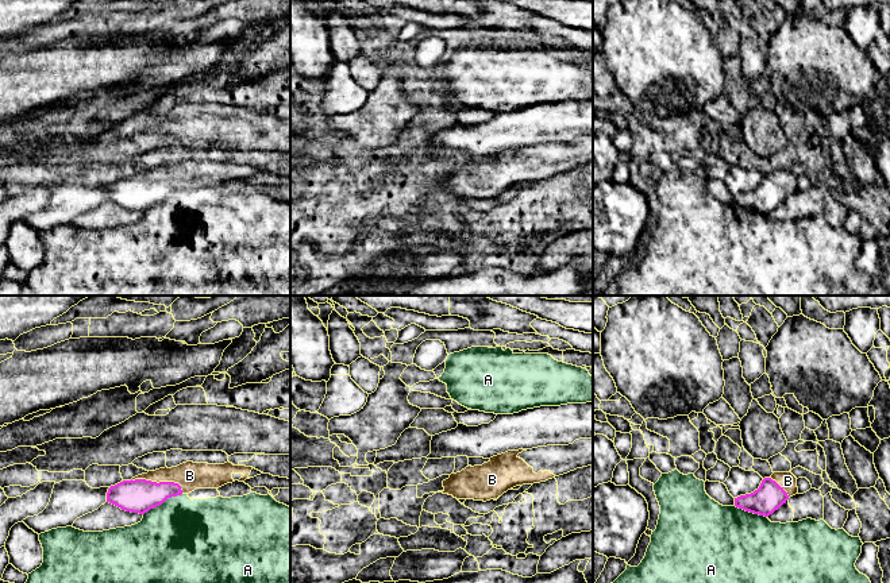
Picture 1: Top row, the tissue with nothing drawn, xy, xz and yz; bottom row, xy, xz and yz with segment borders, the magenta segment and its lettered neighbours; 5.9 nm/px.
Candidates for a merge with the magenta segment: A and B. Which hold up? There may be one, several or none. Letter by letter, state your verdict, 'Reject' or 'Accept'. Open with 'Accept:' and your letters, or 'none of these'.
Accept: B
A: Reject
B: Accept

